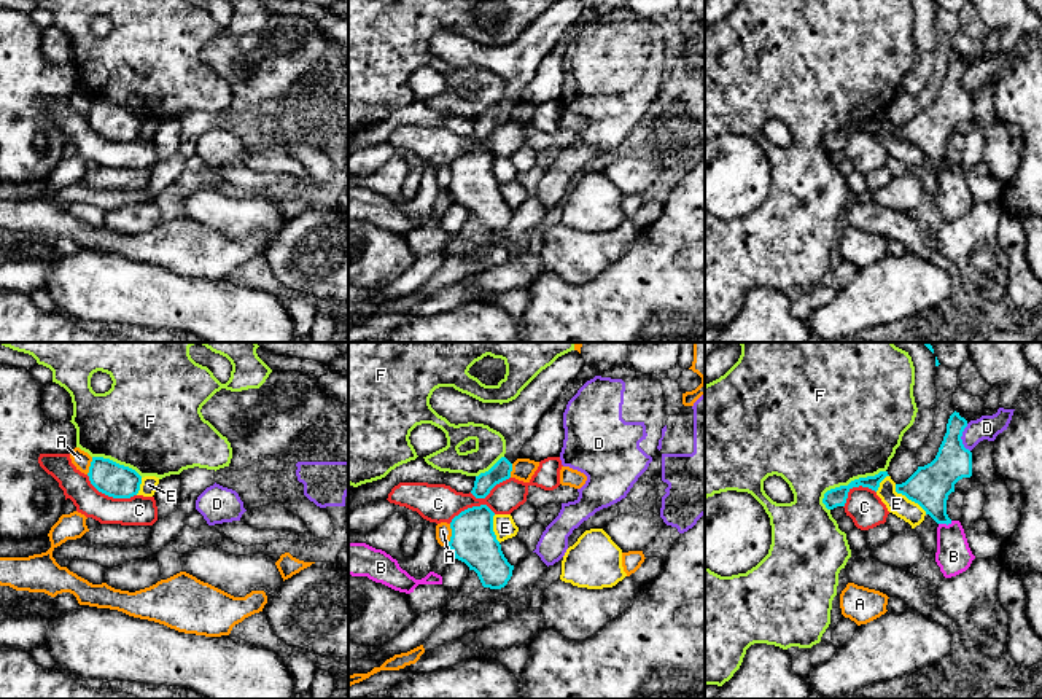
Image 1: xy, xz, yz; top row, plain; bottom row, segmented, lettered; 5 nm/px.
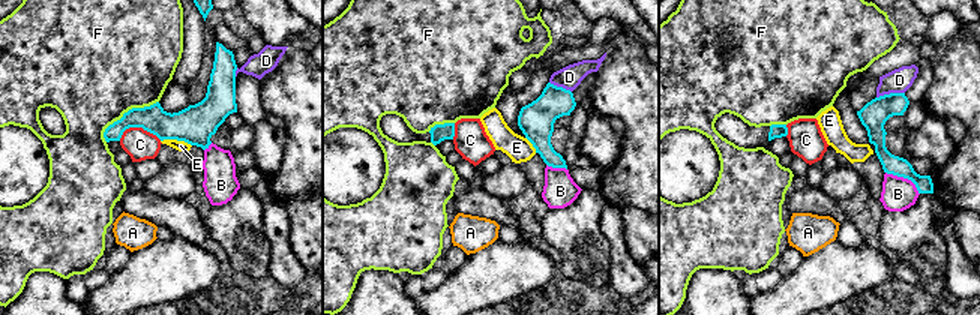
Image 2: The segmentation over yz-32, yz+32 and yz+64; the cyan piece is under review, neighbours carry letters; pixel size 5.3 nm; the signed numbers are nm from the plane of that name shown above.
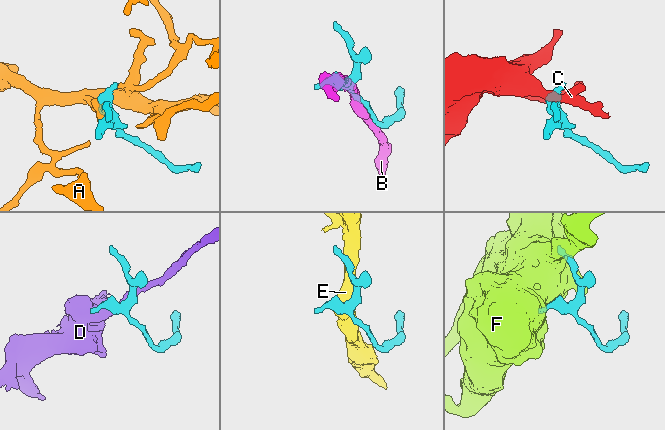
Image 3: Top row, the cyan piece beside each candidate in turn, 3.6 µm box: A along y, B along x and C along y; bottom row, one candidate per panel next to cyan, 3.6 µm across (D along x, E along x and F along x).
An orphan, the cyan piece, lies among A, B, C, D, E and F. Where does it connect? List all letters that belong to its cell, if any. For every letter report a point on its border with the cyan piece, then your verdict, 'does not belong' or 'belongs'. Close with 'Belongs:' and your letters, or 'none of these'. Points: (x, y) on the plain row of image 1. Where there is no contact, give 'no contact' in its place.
A: contact xz (452, 179); does not belong
B: contact yz (945, 166); does not belong
C: contact xy (110, 139); does not belong
D: contact yz (960, 82); does not belong
E: contact yz (909, 142); does not belong
F: contact yz (851, 124); does not belong
Belongs: none of these

